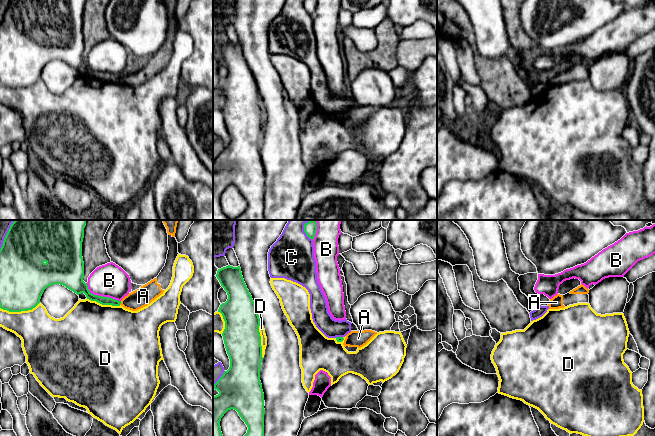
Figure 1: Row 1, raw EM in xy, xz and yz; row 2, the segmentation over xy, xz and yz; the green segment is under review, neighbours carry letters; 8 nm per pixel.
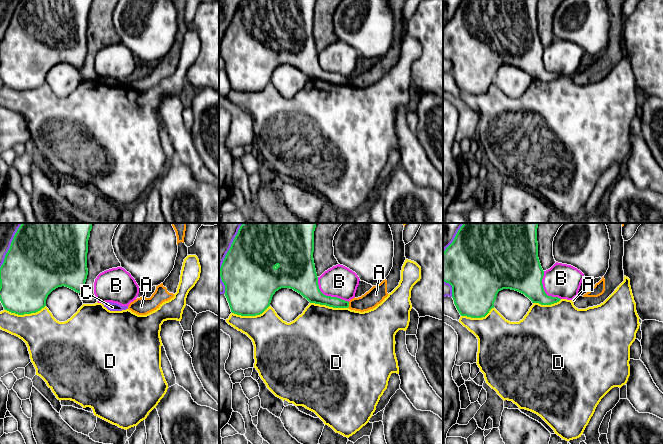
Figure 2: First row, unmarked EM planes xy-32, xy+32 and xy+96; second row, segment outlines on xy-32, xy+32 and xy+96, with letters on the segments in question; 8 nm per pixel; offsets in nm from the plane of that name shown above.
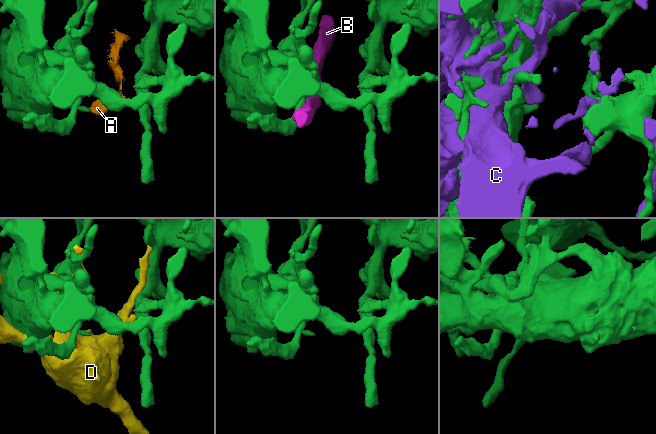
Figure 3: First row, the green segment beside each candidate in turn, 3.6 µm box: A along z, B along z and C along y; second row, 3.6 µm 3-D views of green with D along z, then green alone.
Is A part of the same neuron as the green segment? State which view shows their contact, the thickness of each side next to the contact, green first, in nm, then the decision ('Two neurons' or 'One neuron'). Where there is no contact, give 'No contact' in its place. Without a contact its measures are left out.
Touches green in xy. Thickness 70 nm (green) against 150 nm. Two neurons

